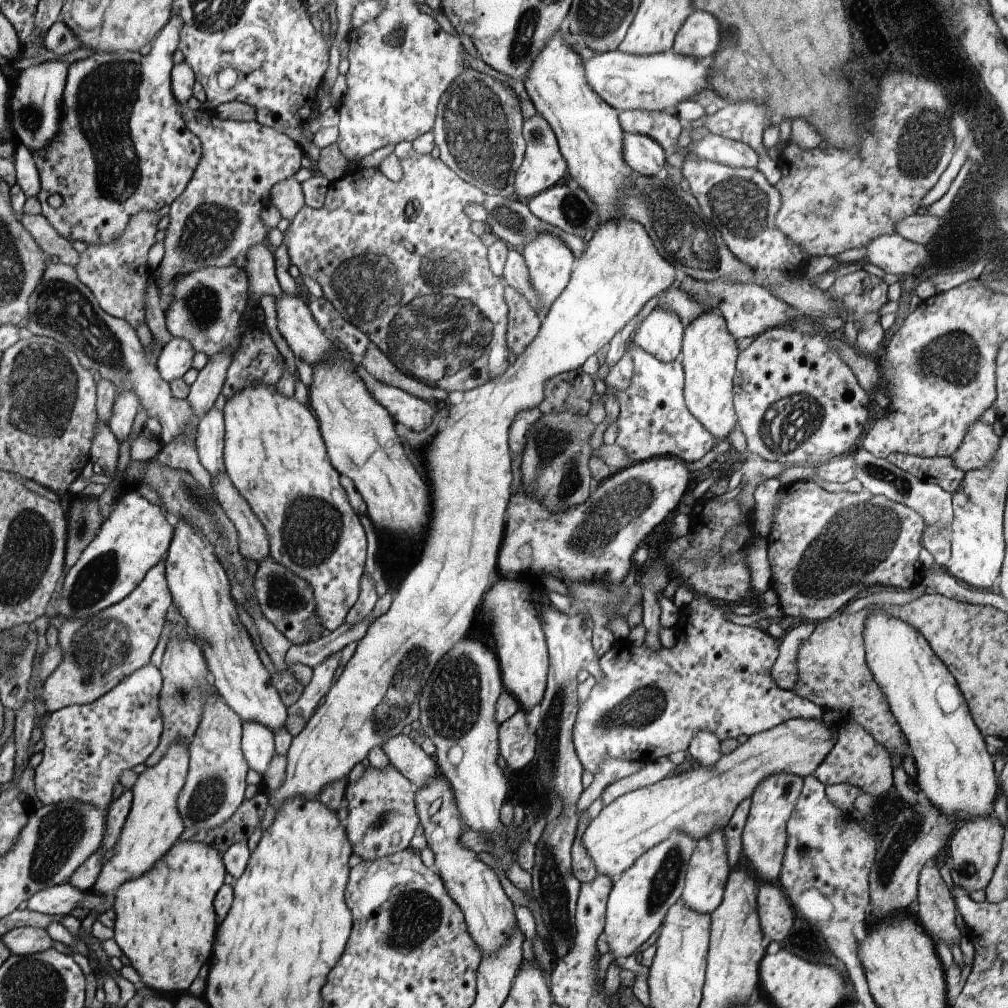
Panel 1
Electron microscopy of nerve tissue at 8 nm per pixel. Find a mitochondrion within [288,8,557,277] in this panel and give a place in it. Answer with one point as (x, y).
(475, 125)

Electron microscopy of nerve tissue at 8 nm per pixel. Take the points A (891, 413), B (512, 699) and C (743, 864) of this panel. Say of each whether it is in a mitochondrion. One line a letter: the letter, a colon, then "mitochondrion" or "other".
A: other
B: other
C: other

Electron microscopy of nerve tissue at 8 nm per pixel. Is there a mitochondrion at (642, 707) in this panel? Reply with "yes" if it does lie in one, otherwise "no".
yes

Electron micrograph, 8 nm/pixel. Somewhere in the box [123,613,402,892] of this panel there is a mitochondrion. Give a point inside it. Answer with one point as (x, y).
(207, 798)

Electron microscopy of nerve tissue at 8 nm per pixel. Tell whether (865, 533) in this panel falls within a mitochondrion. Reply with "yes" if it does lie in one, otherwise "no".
yes

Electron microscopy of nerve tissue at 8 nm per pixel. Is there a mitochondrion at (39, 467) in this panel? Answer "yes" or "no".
no

